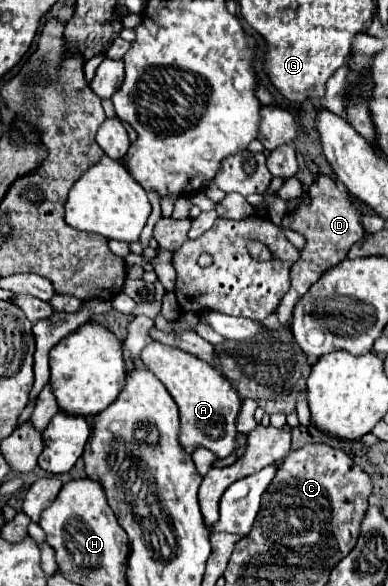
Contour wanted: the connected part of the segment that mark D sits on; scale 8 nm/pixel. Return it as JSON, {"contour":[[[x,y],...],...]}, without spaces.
{"contour":[[[318,176],[314,180],[314,184],[308,190],[310,194],[310,206],[300,208],[292,214],[286,214],[282,224],[288,228],[294,228],[296,232],[300,232],[306,238],[306,246],[304,252],[300,254],[300,260],[296,260],[290,268],[290,278],[292,278],[292,286],[288,290],[288,294],[280,300],[278,308],[274,310],[274,314],[278,316],[280,324],[288,324],[292,318],[292,308],[298,302],[300,296],[304,296],[308,292],[308,288],[332,266],[336,266],[338,262],[346,260],[348,250],[352,248],[354,242],[358,242],[364,236],[364,226],[362,226],[362,216],[364,210],[360,208],[360,204],[354,200],[354,196],[344,190],[342,186],[338,186],[338,182],[330,176]]]}

